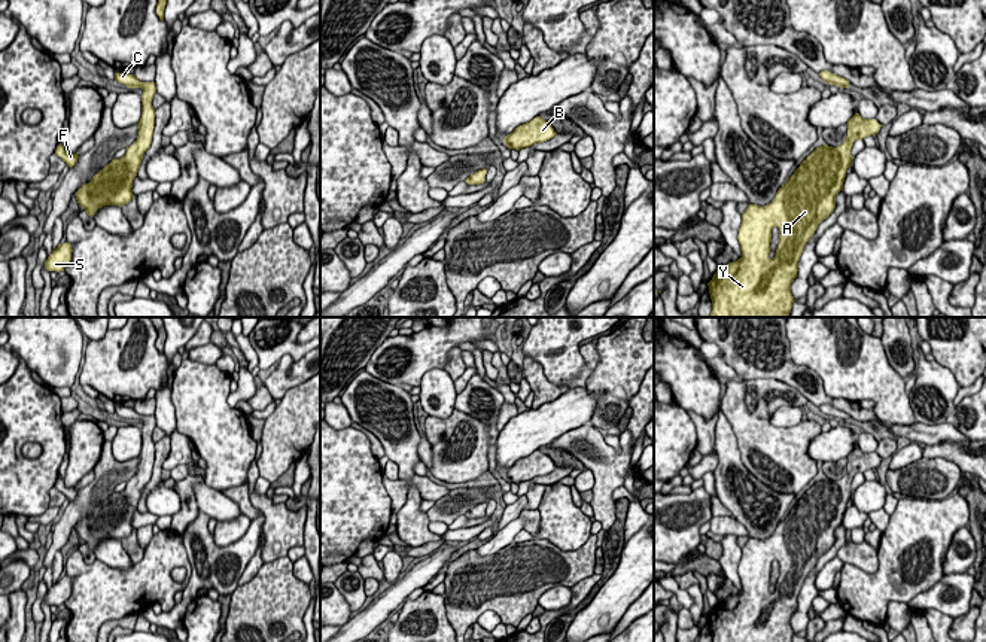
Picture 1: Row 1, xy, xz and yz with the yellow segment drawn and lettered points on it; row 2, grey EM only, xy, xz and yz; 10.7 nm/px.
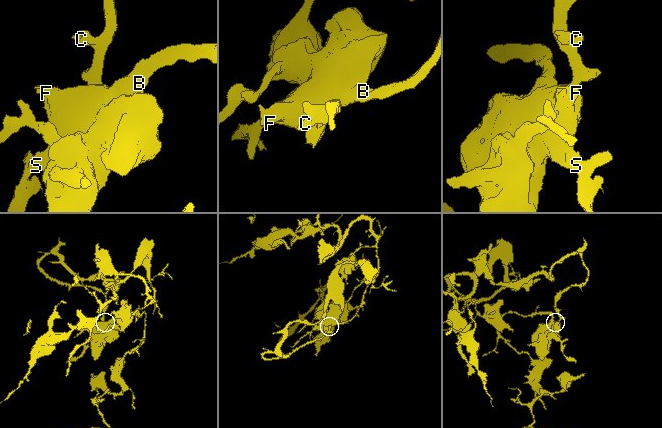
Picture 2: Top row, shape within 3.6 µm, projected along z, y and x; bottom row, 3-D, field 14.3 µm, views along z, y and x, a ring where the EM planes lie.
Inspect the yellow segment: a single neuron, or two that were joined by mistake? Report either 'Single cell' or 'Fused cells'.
Single cell

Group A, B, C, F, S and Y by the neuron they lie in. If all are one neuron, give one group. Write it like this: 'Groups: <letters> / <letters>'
Groups: A B C F S Y

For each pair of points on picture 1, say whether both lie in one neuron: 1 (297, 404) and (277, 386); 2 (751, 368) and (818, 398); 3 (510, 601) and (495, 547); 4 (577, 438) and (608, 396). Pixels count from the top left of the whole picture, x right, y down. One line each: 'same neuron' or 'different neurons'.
1: different neurons
2: same neuron
3: different neurons
4: different neurons

